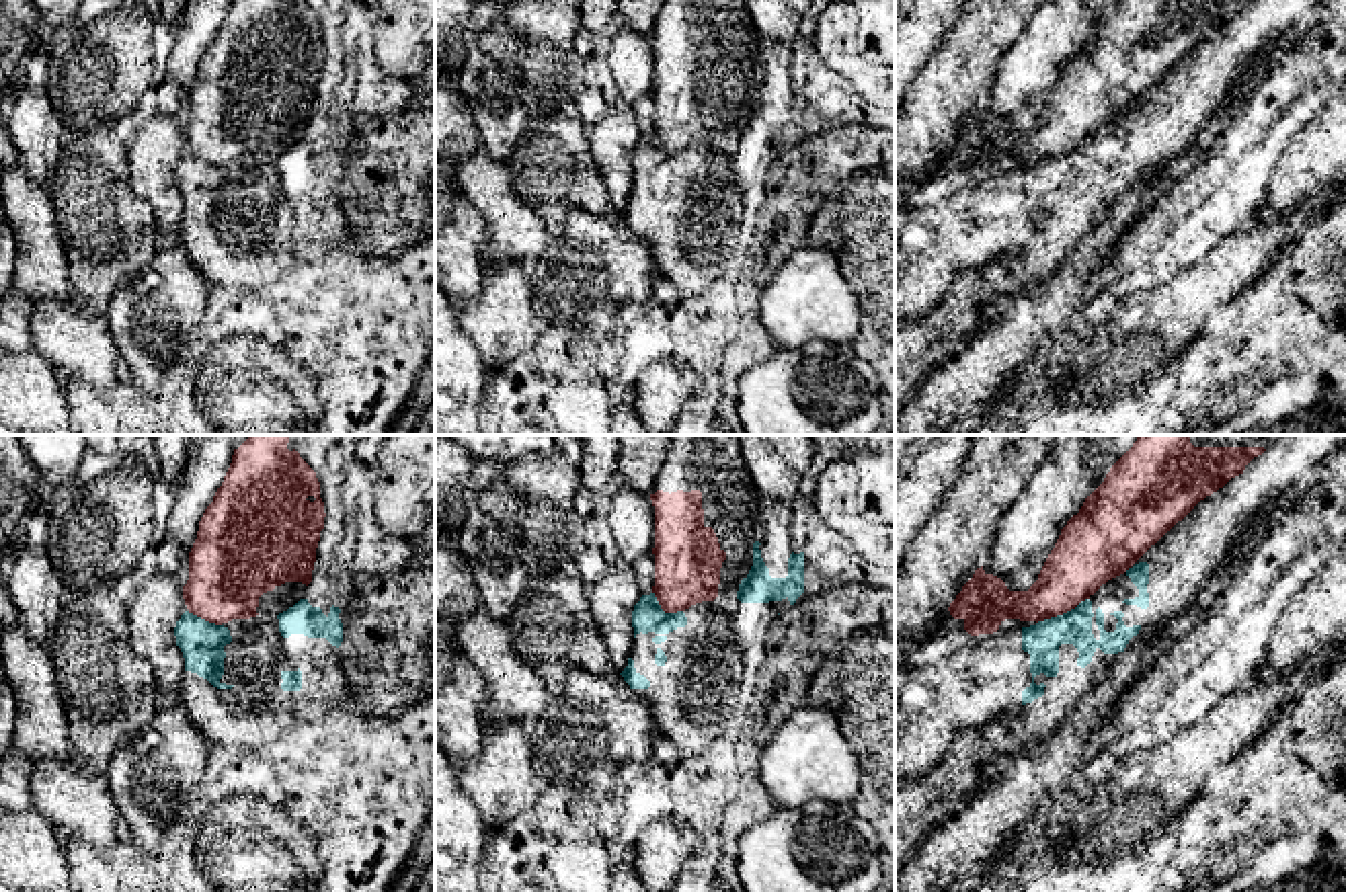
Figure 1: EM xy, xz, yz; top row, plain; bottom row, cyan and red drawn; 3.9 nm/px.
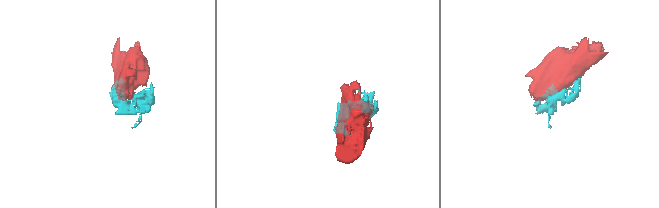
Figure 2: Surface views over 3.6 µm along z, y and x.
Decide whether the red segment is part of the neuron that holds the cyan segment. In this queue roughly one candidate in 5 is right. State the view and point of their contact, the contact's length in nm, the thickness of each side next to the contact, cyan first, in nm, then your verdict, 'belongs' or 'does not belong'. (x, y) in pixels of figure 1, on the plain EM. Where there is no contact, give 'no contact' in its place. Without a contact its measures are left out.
meets cyan in yz at (1063, 154); contact 240 nm long; 140 nm thick on the cyan side, 260 nm on the other; does not belong

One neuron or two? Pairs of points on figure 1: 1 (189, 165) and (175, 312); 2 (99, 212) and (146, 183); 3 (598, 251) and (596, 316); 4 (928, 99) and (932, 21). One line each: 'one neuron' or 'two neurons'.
1: two neurons
2: two neurons
3: one neuron
4: two neurons

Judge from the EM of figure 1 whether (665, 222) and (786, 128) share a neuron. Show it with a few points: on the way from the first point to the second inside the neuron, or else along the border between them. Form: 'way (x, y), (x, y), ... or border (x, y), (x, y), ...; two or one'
way (690, 193), (700, 183), (713, 181), (756, 142); one

